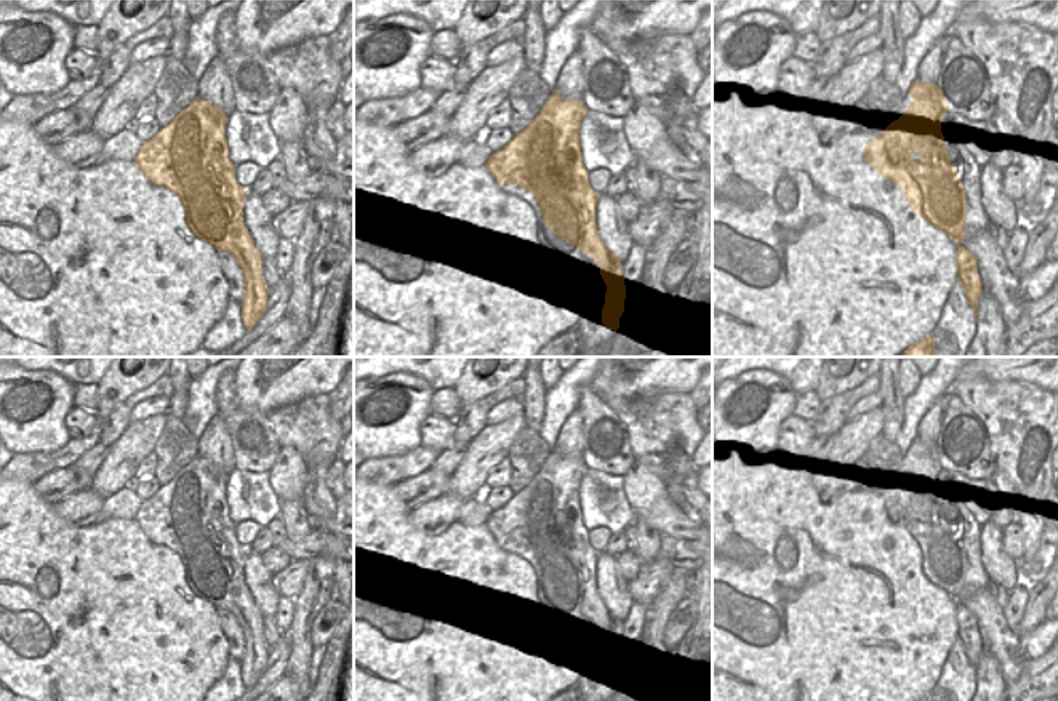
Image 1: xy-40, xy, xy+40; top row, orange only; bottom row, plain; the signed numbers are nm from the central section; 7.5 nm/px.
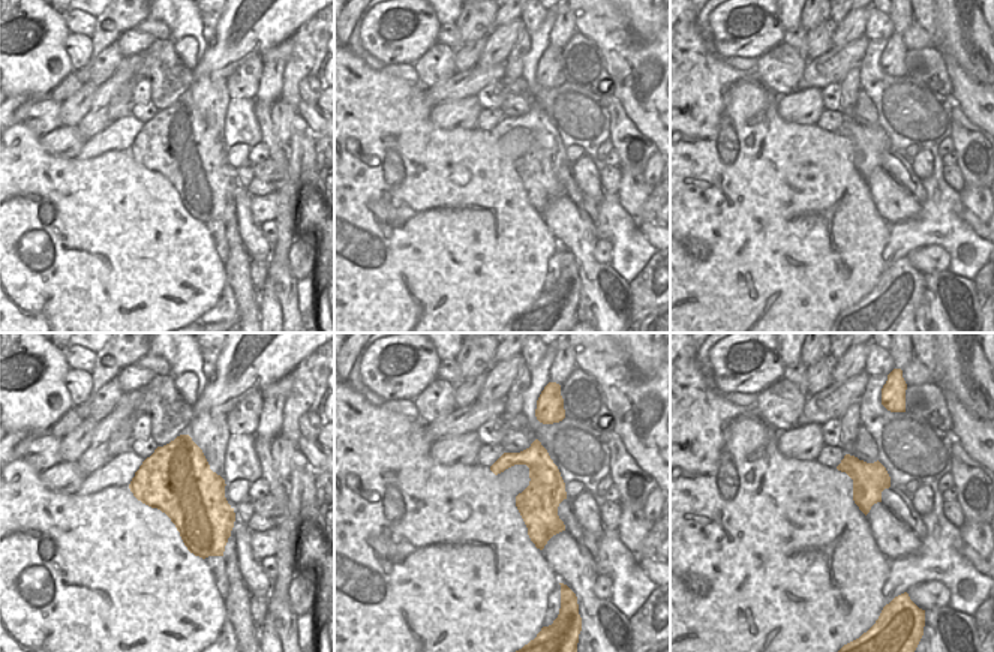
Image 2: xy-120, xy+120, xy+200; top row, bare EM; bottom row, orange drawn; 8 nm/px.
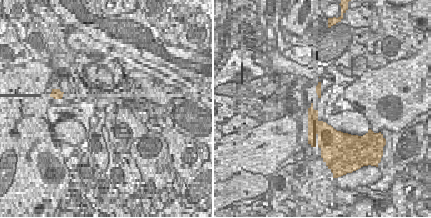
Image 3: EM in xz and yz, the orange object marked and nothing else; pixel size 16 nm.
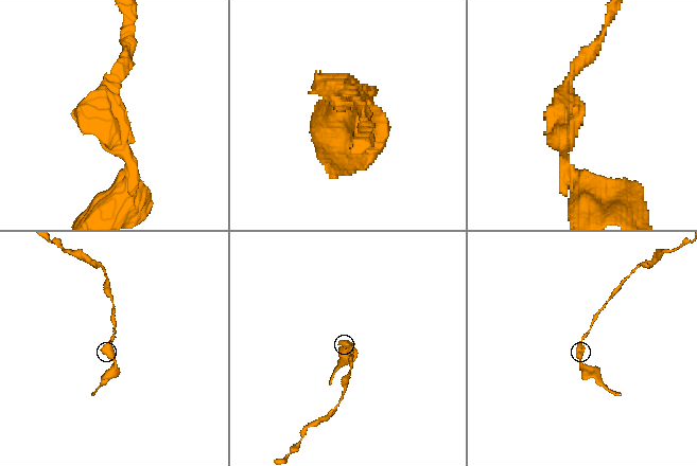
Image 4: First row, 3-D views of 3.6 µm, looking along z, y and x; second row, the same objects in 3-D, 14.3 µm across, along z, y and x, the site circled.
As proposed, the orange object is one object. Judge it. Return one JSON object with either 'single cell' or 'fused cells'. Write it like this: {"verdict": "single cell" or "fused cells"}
{"verdict": "fused cells"}

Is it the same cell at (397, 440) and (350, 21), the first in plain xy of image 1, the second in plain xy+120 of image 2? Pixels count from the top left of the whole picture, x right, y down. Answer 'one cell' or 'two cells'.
two cells

